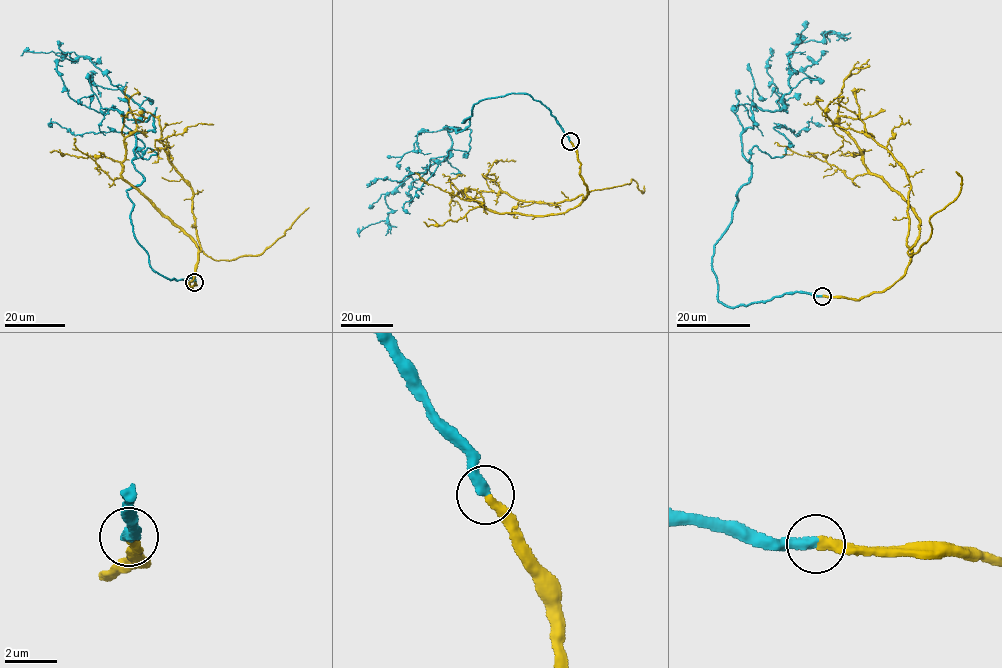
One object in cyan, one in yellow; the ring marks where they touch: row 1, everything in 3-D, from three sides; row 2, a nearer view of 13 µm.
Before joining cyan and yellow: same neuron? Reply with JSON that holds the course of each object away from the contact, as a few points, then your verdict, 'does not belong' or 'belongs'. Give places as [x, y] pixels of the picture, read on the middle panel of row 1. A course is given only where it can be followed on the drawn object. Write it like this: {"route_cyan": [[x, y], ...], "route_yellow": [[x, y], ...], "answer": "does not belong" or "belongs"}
{"route_cyan": [[570, 141], [528, 94], [484, 99], [463, 129], [444, 127], [446, 159], [388, 192], [386, 219], [359, 237]], "route_yellow": [[570, 141], [588, 193], [578, 205], [560, 213], [494, 212], [466, 194], [467, 188], [451, 198], [460, 210]], "answer": "belongs"}

